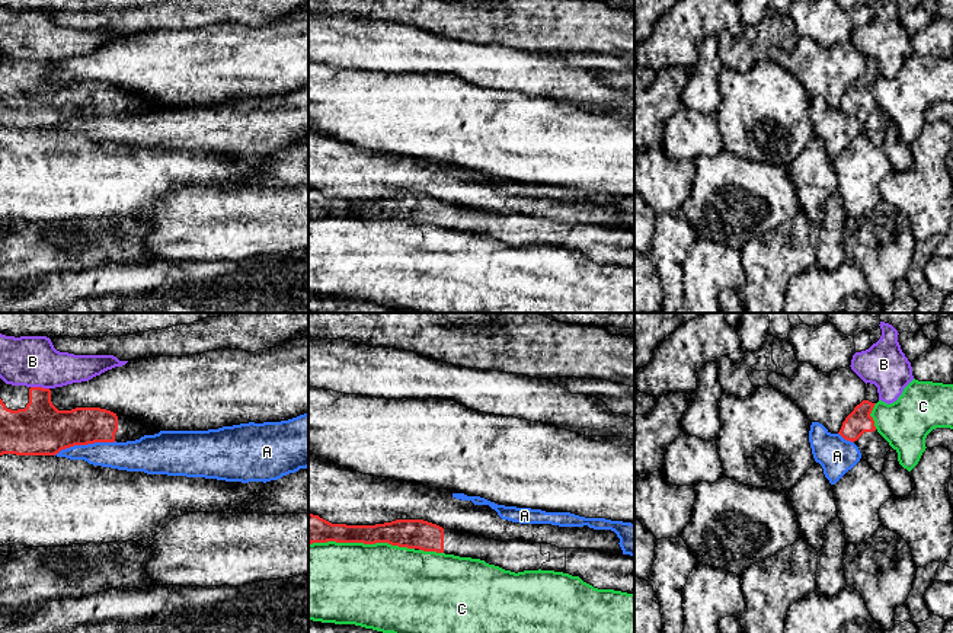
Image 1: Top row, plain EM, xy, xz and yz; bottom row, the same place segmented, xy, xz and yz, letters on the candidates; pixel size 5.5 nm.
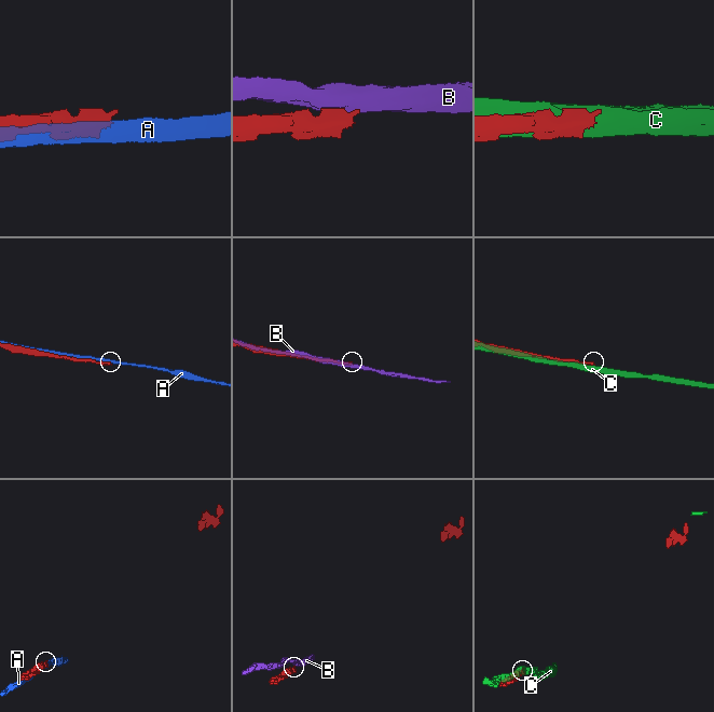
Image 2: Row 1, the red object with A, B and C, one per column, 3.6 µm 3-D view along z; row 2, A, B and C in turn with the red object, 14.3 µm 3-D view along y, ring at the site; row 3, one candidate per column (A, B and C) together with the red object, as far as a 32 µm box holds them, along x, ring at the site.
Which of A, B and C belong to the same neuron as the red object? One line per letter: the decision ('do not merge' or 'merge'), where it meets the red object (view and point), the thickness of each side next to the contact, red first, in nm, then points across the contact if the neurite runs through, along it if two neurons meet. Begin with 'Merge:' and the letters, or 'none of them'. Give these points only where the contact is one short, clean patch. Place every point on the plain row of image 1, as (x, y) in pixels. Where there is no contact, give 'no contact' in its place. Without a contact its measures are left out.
Merge: none of them
A: do not merge; meets red in xy at (85, 118); 280 nm thick on the red side, 160 nm on the other
B: do not merge; meets red in xy at (40, 61); 280 nm thick on the red side, 280 nm on the other
C: do not merge; meets red in xz at (361, 216); 160 nm thick on the red side, 460 nm on the other

